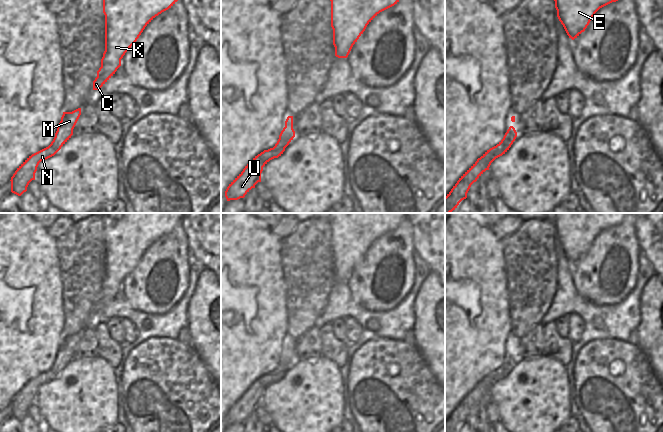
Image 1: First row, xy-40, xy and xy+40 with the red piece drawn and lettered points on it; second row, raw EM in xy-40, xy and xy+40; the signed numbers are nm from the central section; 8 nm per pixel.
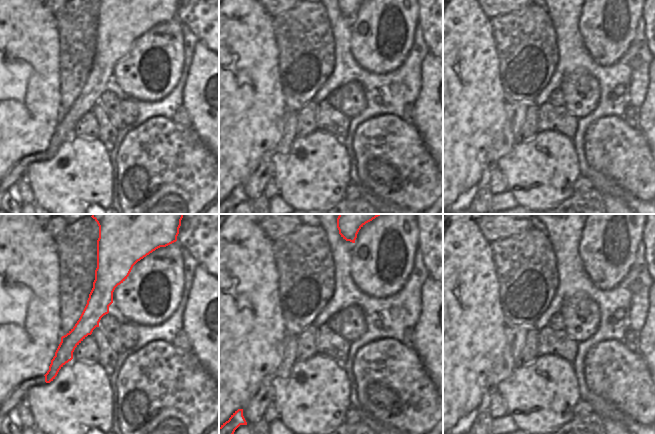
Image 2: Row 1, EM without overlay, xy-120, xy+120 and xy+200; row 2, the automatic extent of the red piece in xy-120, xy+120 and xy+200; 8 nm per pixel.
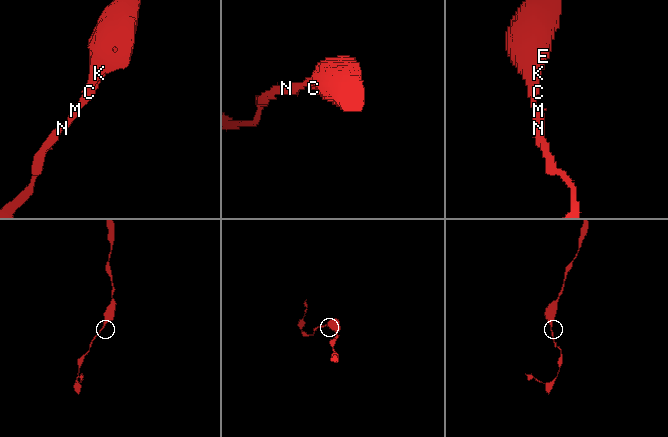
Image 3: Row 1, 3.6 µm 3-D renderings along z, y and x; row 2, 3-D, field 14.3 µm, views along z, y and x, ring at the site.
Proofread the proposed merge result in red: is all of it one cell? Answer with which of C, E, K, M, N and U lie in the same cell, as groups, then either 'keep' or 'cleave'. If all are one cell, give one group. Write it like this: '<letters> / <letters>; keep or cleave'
C E K M N U; keep

